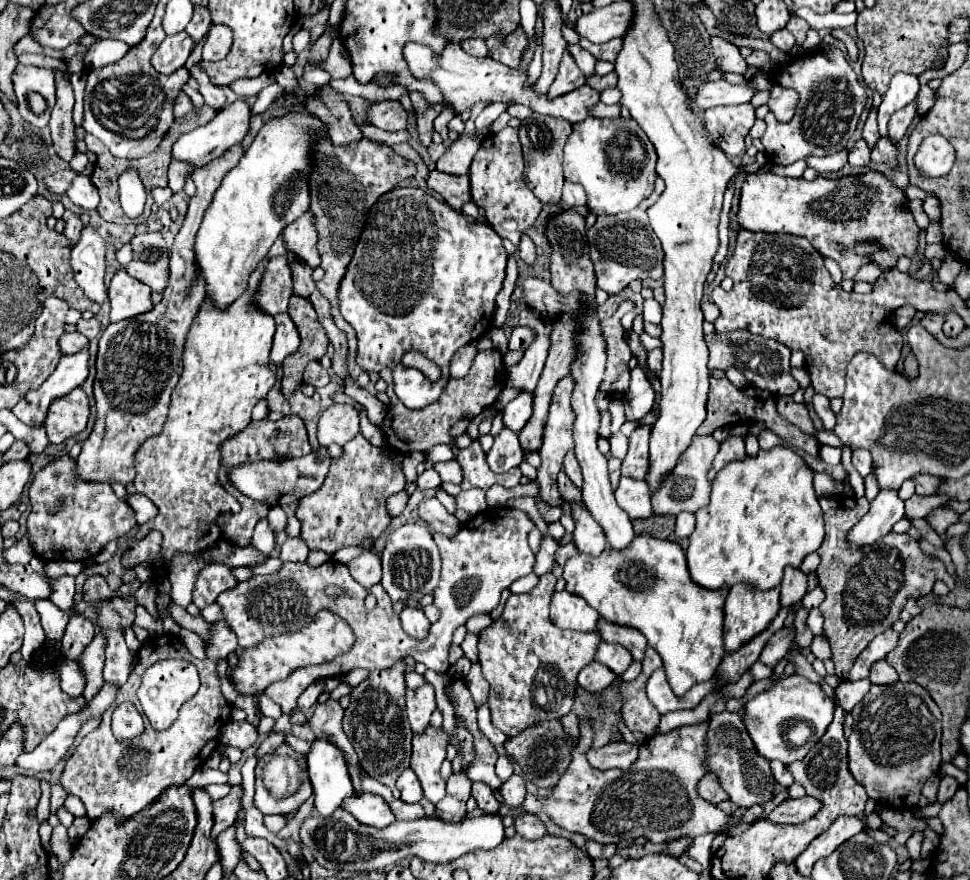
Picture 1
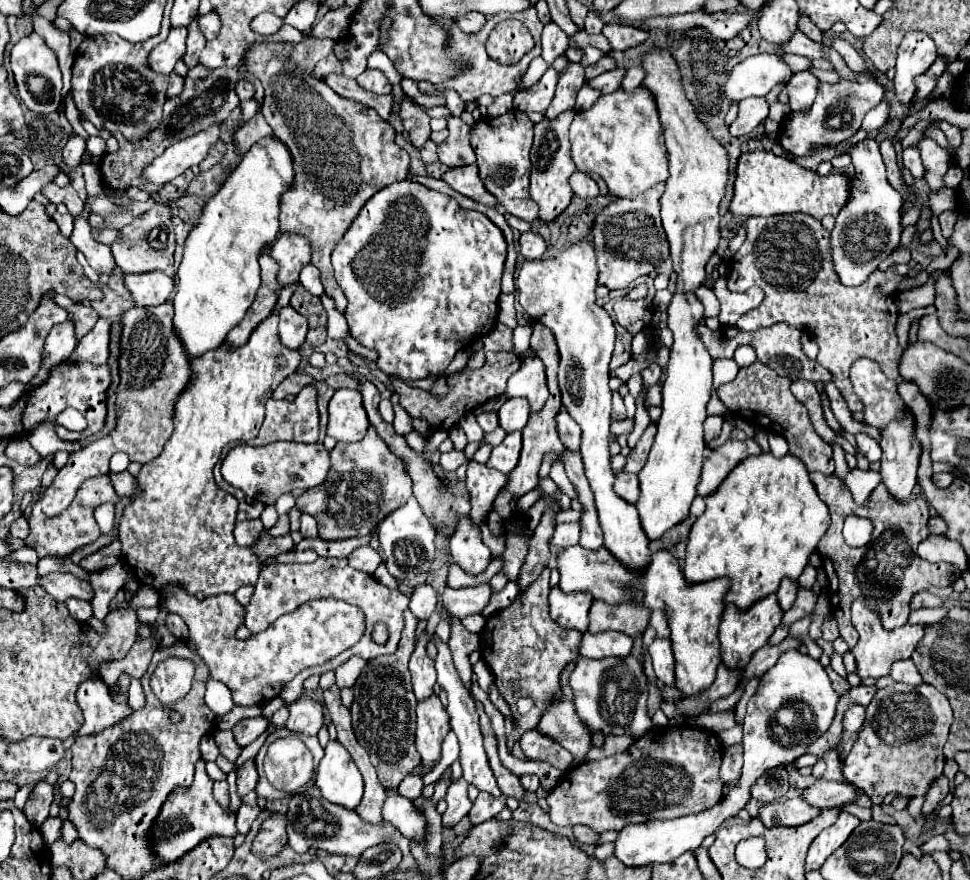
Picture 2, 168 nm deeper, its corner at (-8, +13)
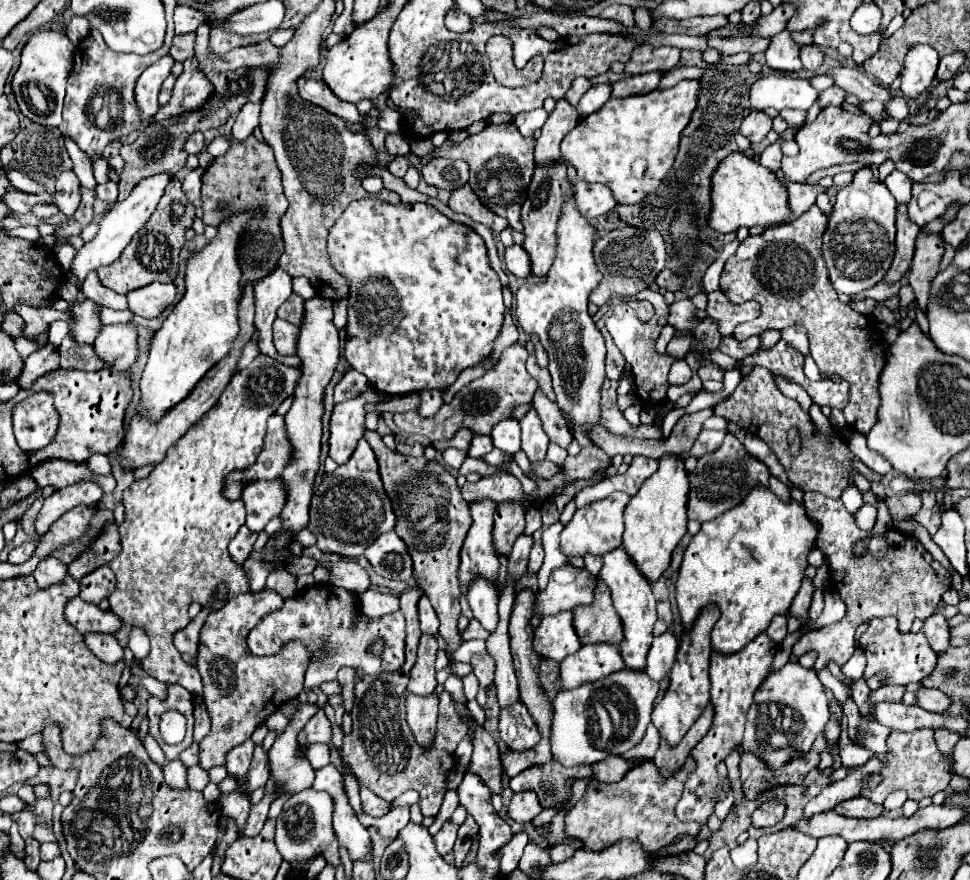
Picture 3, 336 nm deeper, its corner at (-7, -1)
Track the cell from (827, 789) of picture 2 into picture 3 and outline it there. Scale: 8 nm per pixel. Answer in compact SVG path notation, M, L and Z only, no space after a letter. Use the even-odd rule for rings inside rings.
M860 796L860 798L850 798L850 800L842 802L842 804L838 804L836 812L840 816L848 816L848 818L876 818L876 816L880 816L884 812L884 808L874 804L868 798Z

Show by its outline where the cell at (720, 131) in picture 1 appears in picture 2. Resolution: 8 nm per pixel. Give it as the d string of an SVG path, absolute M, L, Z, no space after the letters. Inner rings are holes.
M747 98L739 102L739 116L737 120L729 126L731 136L737 138L747 138L751 136L751 132L755 132L755 128L765 122L769 114L769 104L765 98Z

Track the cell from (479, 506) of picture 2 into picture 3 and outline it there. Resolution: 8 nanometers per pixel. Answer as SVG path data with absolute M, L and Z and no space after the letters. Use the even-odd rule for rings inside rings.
M478 500L478 504L470 504L472 510L472 526L464 540L460 552L460 590L466 592L470 580L476 574L482 574L490 582L496 582L498 576L498 558L492 546L492 528L494 528L494 510L496 504L492 500Z

